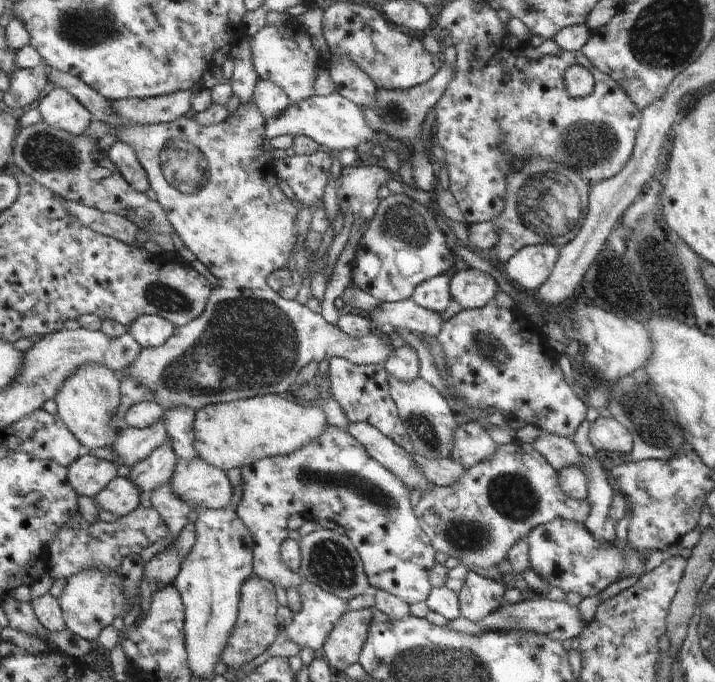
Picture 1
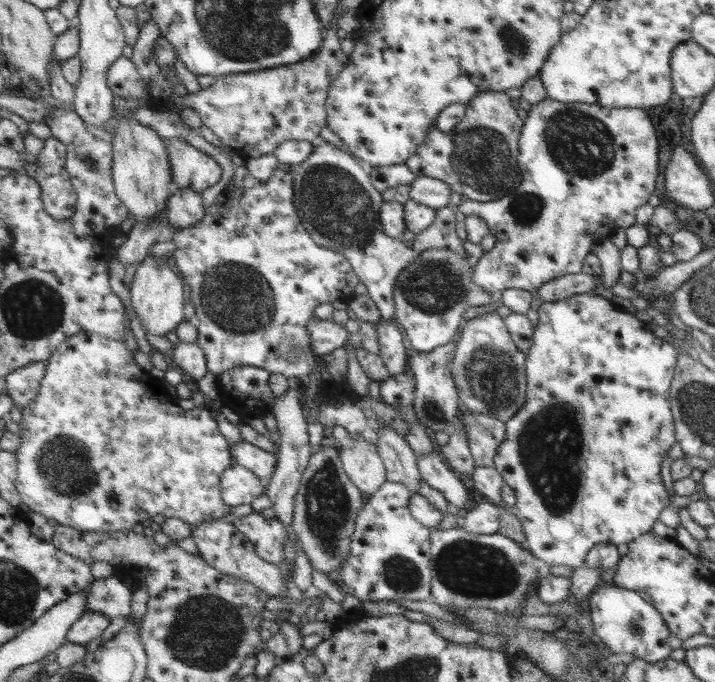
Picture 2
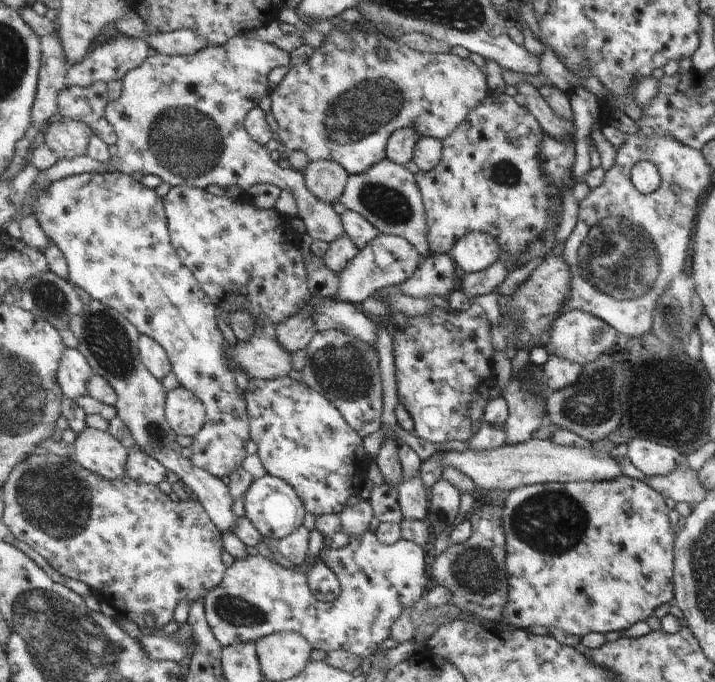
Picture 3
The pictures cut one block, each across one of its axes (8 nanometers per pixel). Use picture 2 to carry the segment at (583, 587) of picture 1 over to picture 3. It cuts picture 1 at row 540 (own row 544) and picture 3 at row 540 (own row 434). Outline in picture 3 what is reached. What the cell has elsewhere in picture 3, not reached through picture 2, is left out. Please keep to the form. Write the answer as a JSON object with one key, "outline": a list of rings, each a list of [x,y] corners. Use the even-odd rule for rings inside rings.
{"outline":[[[617,476],[613,480],[601,480],[601,482],[571,482],[571,484],[533,484],[533,486],[521,486],[507,494],[503,506],[501,506],[501,528],[505,536],[505,572],[507,572],[507,600],[503,606],[503,614],[499,622],[503,626],[513,626],[517,630],[529,630],[533,626],[541,626],[545,630],[557,628],[571,636],[583,638],[591,632],[595,634],[609,634],[609,632],[625,632],[637,622],[645,622],[653,612],[663,604],[673,602],[673,542],[675,532],[669,526],[669,508],[665,506],[665,500],[653,492],[643,482],[637,482],[627,476]]]}

